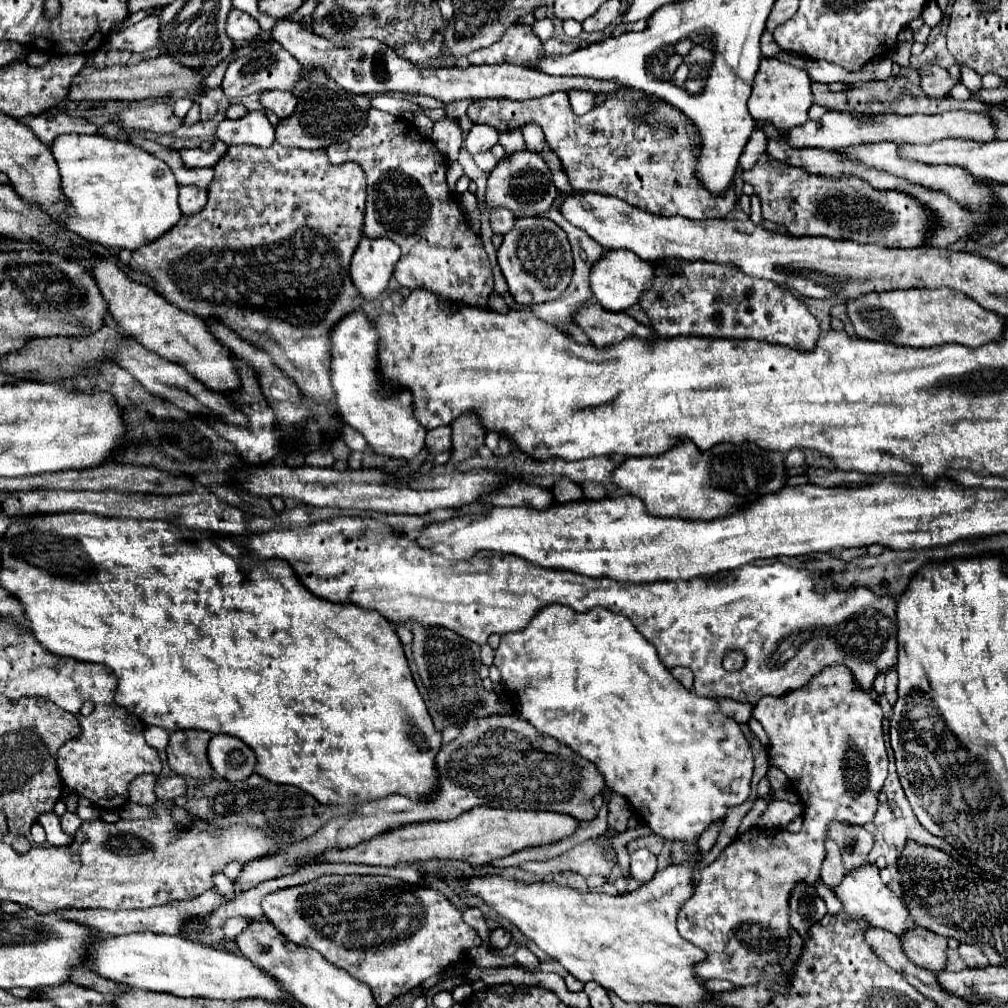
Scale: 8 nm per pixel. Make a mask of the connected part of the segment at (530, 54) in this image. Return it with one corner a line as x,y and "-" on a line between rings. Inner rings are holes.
512,25
510,29
506,29
506,33
502,35
500,41
496,41
494,45
486,47
486,49
478,49
474,51
468,61
474,65
482,65
482,63
516,63
516,65
530,65
530,61
540,61
542,55
538,53
542,49
540,39
532,33
530,25

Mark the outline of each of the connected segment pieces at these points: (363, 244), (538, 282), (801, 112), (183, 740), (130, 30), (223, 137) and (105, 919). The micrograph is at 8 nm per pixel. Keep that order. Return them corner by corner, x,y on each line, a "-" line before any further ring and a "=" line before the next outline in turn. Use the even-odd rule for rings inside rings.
360,239
350,261
350,279
364,299
376,299
386,291
398,259
400,247
394,241
=
544,217
518,219
518,225
504,235
504,243
498,249
498,265
510,287
510,295
522,305
546,303
560,297
566,285
570,285
574,271
574,259
566,233
554,221
=
762,59
758,73
752,83
752,95
748,99
748,111
754,121
766,121
776,129
792,129
808,119
808,109
812,105
810,77
804,69
792,67
778,59
=
196,729
174,731
166,747
170,769
182,777
188,775
194,779
212,775
212,767
206,757
208,741
210,741
208,731
196,731
=
148,15
146,19
126,27
124,31
112,31
106,41
100,45
100,51
132,51
132,53
142,53
152,47
158,47
160,33
158,33
158,17
=
248,111
242,119
224,119
218,125
218,139
226,145
270,147
274,143
274,127
262,111
=
210,889
210,893
202,893
196,899
190,901
178,901
174,905
162,905
162,907
150,907
150,909
136,909
136,911
106,911
106,909
76,909
76,911
64,911
64,913
56,913
60,917
70,917
82,925
90,925
96,931
102,931
104,935
128,935
128,933
136,933
136,931
150,931
150,933
158,933
158,935
180,935
182,925
186,923
186,919
190,917
206,917
212,911
216,911
220,905
224,905
226,899
216,891

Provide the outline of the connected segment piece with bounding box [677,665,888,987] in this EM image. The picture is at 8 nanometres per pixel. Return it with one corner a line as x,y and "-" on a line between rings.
834,665
834,667
826,667
822,673
818,673
808,685
800,687
800,689
794,689
782,697
762,697
754,709
752,709
752,717
764,727
764,731
768,733
770,737
770,745
768,745
768,765
770,767
778,767
782,769
788,779
794,779
794,787
798,791
798,795
802,795
802,803
804,803
804,829
800,833
790,833
790,831
784,831
784,829
774,829
774,833
770,829
762,829
762,827
754,827
750,829
744,837
738,837
712,865
704,867
702,871
698,871
692,879
696,891
694,895
682,905
680,913
677,918
678,932
686,941
698,945
700,949
704,949
708,953
708,957
696,965
696,973
700,979
708,981
708,979
726,979
738,987
746,987
746,985
754,985
758,983
758,979
762,977
764,969
770,965
770,963
782,963
786,957
788,957
788,943
790,943
790,931
792,931
792,925
790,925
790,893
792,889
796,887
796,883
806,883
806,885
814,885
818,879
820,879
820,867
824,863
824,857
826,857
826,847
824,847
824,841
828,837
828,827
832,821
842,821
842,823
848,823
848,825
866,825
874,819
876,815
876,809
878,809
878,793
888,777
888,755
886,755
886,747
884,747
884,735
882,735
882,709
880,705
870,697
868,691
862,691
854,685
852,681
852,673
844,667
844,665

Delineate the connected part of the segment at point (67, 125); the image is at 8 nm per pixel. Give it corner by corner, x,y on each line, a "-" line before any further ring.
60,113
60,115
42,115
42,117
24,117
22,121
36,133
36,137
44,145
50,145
50,141
54,141
54,137
58,137
62,133
94,135
98,131
98,127
94,123
90,123
82,117
68,117
64,113

